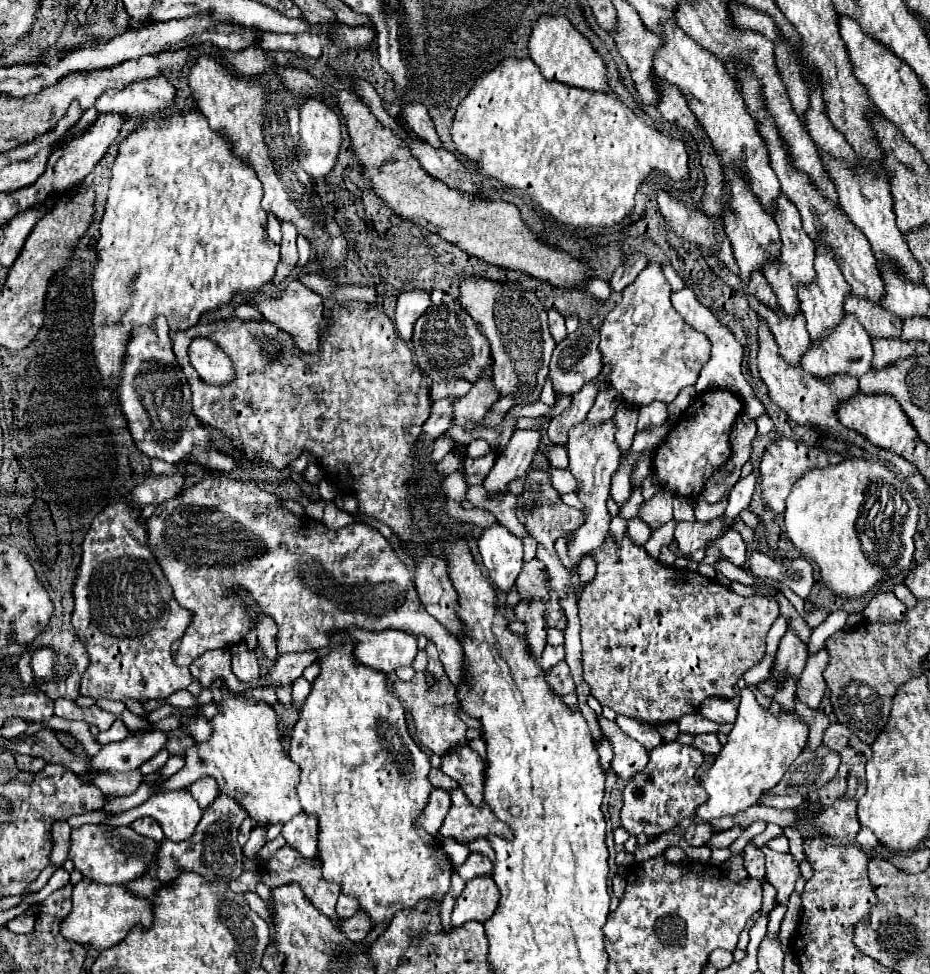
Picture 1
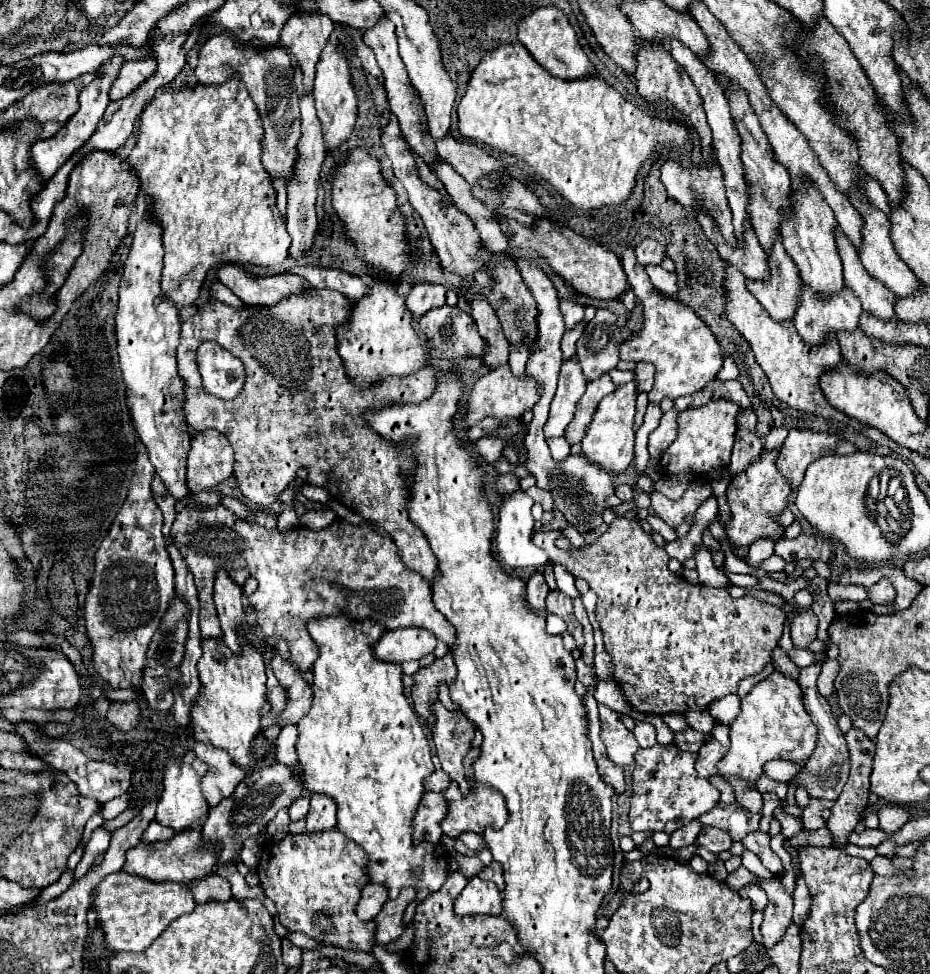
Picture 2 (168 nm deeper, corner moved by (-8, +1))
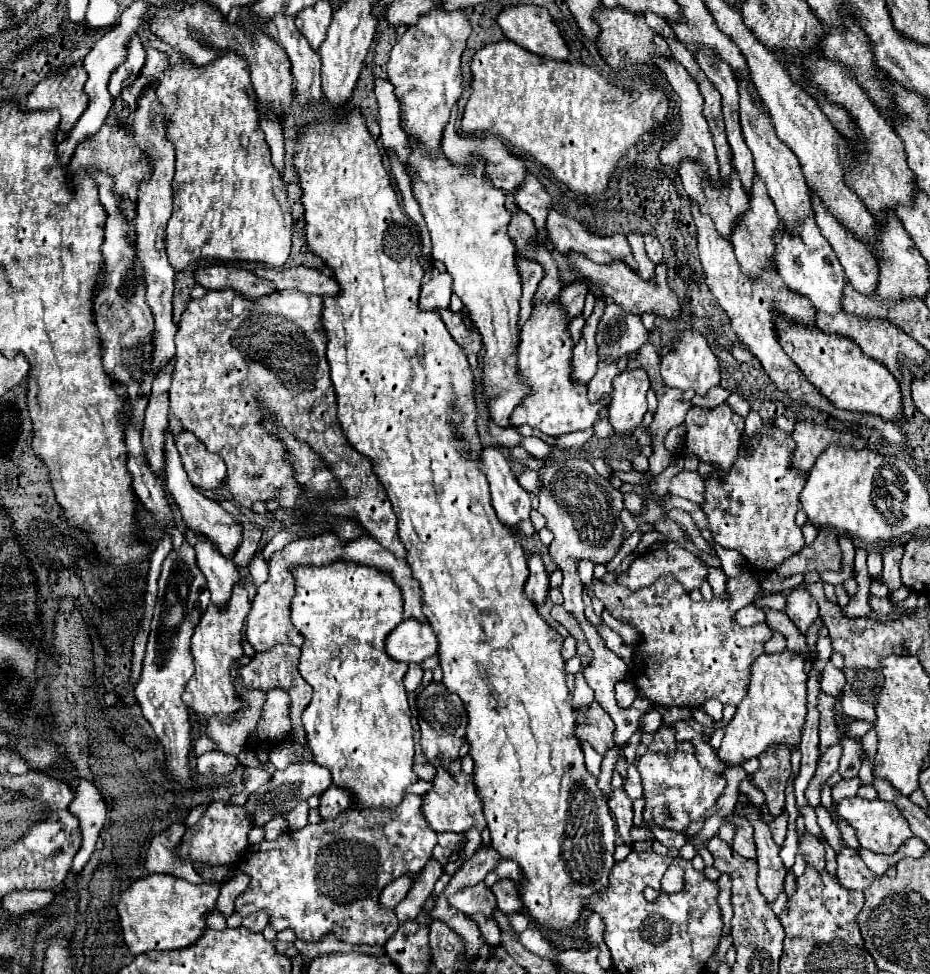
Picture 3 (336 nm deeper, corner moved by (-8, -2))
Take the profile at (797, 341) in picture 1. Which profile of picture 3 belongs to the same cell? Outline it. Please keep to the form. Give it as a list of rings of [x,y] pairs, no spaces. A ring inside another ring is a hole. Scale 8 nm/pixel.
[[[755,174],[753,188],[751,188],[751,194],[749,194],[749,210],[735,220],[733,232],[731,232],[731,244],[735,248],[735,256],[741,264],[743,274],[747,274],[751,278],[759,278],[761,268],[765,268],[769,264],[775,264],[775,260],[773,260],[773,252],[775,252],[773,232],[779,228],[779,224],[781,224],[781,220],[777,216],[773,200],[769,198],[761,178],[757,178],[757,174]]]

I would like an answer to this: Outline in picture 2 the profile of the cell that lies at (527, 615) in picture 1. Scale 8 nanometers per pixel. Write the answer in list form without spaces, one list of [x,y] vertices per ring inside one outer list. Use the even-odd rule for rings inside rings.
[[[533,573],[527,581],[527,603],[531,609],[545,611],[545,597],[549,593],[549,587],[545,585],[543,573]]]

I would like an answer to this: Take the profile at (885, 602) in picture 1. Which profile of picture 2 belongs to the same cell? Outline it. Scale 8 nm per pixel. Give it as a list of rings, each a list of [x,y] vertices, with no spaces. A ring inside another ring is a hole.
[[[881,579],[879,583],[869,587],[869,599],[877,605],[891,605],[895,601],[895,589],[889,579]]]

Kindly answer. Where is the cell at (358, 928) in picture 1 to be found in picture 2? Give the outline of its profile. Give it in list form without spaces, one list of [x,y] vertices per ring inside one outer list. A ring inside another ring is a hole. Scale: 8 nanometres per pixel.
[[[405,889],[395,901],[387,901],[379,915],[373,919],[377,925],[375,945],[387,945],[403,933],[403,913],[405,907],[415,899],[415,889]]]

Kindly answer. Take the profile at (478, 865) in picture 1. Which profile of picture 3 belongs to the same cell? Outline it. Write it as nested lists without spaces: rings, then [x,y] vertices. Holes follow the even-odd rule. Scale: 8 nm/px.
[[[501,880],[491,886],[491,892],[497,898],[497,908],[505,914],[521,914],[521,898],[517,898],[517,884],[511,880]]]

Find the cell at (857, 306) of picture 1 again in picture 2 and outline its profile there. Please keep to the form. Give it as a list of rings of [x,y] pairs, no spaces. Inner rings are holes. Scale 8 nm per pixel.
[[[837,229],[837,247],[843,261],[845,287],[857,295],[863,309],[873,317],[883,321],[897,321],[897,315],[893,311],[897,301],[895,295],[865,271],[865,267],[857,257],[855,247],[849,243],[849,239],[845,239],[845,235],[839,229]]]

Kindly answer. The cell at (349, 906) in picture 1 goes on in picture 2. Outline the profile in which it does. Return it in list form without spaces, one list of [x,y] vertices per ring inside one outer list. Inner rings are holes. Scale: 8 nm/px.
[[[369,883],[361,891],[361,899],[357,903],[357,917],[363,921],[371,921],[387,901],[387,891],[383,885]]]

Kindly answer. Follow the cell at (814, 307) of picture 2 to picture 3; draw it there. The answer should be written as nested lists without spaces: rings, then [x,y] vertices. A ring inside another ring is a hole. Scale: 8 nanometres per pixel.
[[[805,218],[805,222],[801,222],[801,230],[793,230],[793,234],[789,234],[785,226],[781,226],[781,234],[777,234],[777,270],[785,286],[793,292],[807,296],[819,312],[837,314],[843,310],[841,296],[847,282],[845,272],[837,256],[833,254],[833,248],[817,230],[815,218]]]

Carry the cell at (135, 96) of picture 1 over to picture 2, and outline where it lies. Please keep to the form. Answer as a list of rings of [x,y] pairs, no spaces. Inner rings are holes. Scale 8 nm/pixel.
[[[153,57],[137,59],[137,61],[125,61],[121,71],[119,71],[119,77],[115,79],[115,83],[109,91],[111,101],[125,99],[125,95],[131,95],[153,73],[157,73],[157,59],[153,59]]]

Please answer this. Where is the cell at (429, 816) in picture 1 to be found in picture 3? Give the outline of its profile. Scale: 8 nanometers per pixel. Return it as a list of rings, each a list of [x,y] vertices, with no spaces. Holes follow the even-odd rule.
[[[407,794],[401,800],[401,806],[395,810],[345,810],[333,820],[323,820],[321,824],[309,824],[303,830],[289,830],[277,840],[265,840],[253,844],[245,850],[243,858],[229,866],[205,866],[195,864],[195,872],[209,882],[225,884],[235,874],[245,872],[249,876],[249,886],[235,898],[235,912],[245,918],[251,912],[265,910],[269,914],[269,924],[281,930],[293,930],[299,940],[317,942],[327,934],[335,934],[339,940],[349,944],[369,944],[385,946],[389,936],[399,928],[397,916],[393,910],[379,906],[381,890],[401,874],[417,874],[431,858],[431,852],[437,844],[437,836],[429,830],[425,816],[421,814],[421,796]]]

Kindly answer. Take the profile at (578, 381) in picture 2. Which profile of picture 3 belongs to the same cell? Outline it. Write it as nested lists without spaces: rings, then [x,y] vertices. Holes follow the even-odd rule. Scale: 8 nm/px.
[[[597,298],[595,310],[585,320],[581,338],[573,348],[573,378],[583,382],[583,384],[587,384],[593,378],[593,374],[597,372],[599,360],[597,360],[595,334],[597,334],[597,324],[599,324],[599,320],[603,316],[603,310],[605,310],[605,302],[601,298]]]

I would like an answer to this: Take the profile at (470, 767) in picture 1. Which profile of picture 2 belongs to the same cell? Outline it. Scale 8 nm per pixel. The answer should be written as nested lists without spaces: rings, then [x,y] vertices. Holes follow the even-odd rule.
[[[439,701],[437,705],[433,705],[433,711],[437,717],[433,729],[433,741],[443,771],[449,773],[449,777],[459,783],[461,791],[465,793],[475,791],[471,779],[467,779],[467,769],[463,765],[463,759],[471,749],[469,733],[475,733],[473,723],[469,723],[469,719],[461,715],[461,711],[449,711]]]

